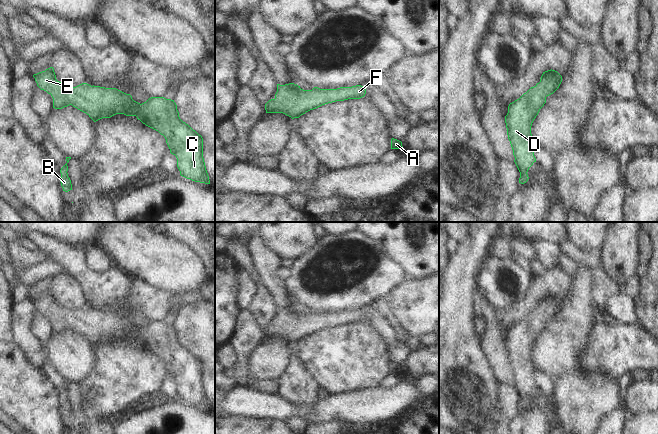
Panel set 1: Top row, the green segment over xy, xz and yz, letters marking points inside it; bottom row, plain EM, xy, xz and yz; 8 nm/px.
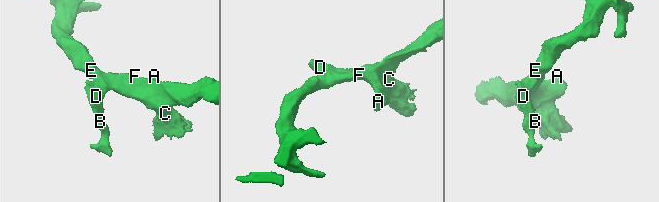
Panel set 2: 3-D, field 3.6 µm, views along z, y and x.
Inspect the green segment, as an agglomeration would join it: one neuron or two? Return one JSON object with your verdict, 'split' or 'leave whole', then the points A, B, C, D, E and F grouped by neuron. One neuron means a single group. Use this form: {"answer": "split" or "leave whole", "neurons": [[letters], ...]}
{"answer": "leave whole", "neurons": [["A", "B", "C", "D", "E", "F"]]}

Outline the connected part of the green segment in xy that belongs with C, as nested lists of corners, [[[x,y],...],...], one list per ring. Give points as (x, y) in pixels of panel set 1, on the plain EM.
[[[54,292],[34,298],[37,310],[53,322],[53,332],[69,329],[86,337],[94,346],[116,338],[136,340],[166,363],[170,377],[177,382],[180,399],[195,406],[210,408],[203,382],[203,362],[179,341],[174,324],[151,321],[140,328],[116,312],[82,307],[70,311],[56,303]]]

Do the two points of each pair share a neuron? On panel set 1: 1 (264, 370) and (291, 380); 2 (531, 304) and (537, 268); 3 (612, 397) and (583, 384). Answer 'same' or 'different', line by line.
1: different
2: different
3: same

